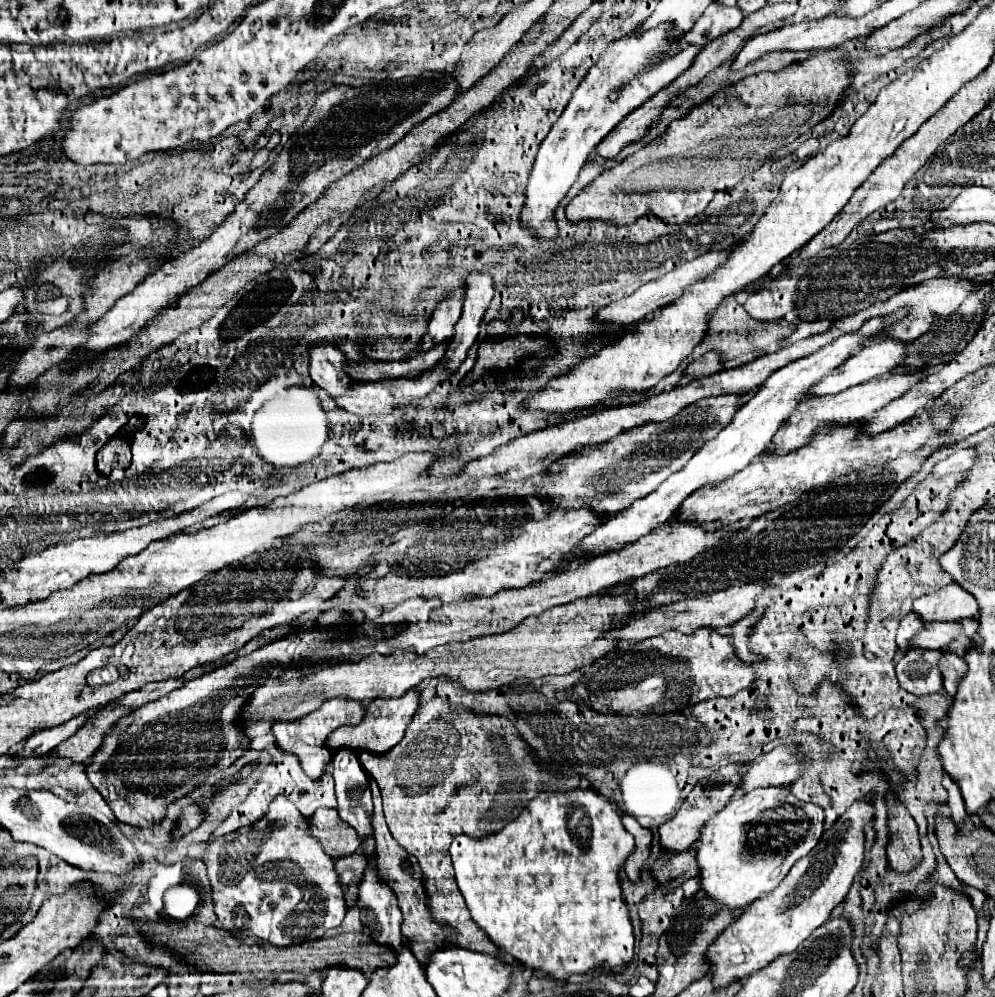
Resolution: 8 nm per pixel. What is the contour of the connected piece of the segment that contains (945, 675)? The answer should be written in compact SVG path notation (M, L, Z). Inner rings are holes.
M944 650L944 656L940 660L940 674L942 674L942 680L944 680L944 688L950 696L956 694L958 680L964 676L964 672L966 672L964 658L956 656L950 650Z

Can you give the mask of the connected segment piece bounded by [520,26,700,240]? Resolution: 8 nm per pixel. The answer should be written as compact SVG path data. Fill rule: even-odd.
M664 26L656 30L648 30L642 36L636 36L634 32L608 44L606 52L600 56L598 64L590 68L590 74L584 78L584 82L578 86L578 90L572 94L566 110L558 118L558 122L552 126L544 142L540 144L534 168L528 178L526 186L526 202L520 212L520 226L530 228L534 236L540 240L552 240L558 236L558 226L554 212L562 198L568 194L570 186L576 182L584 162L588 160L590 152L598 146L598 142L632 110L640 108L644 100L650 100L656 92L666 88L676 76L680 76L696 58L700 50L682 50L680 54L672 58L654 58L648 60L648 52L662 50L672 52L680 46L678 42L664 40L666 30ZM610 92L618 92L618 98L612 102L608 96Z

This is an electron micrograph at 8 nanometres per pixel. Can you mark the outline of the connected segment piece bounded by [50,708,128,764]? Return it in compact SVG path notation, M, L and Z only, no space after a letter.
M126 708L104 710L100 718L84 724L64 744L58 744L50 752L50 758L70 758L72 764L84 764L92 756L92 752L100 746L100 740L104 738L104 734L108 734L124 714L128 714Z

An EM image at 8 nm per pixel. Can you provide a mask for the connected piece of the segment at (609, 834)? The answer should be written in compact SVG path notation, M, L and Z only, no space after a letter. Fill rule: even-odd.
M572 790L572 792L554 792L554 794L542 792L542 794L538 794L514 822L510 822L504 830L500 830L496 834L488 834L484 838L456 836L450 846L450 856L452 856L452 866L456 872L456 882L458 882L458 888L464 896L464 900L466 900L470 916L476 922L476 926L488 936L488 940L496 948L514 956L514 960L518 960L522 966L526 966L530 970L538 970L540 976L548 976L554 980L568 980L574 974L586 976L596 970L602 970L606 974L610 974L610 972L618 974L634 958L634 928L628 918L628 906L622 900L620 872L618 872L620 866L624 864L624 860L632 854L632 850L634 850L634 838L622 826L620 814L618 814L618 810L614 810L614 804L608 798L604 798L592 790ZM568 806L576 812L568 814Z

